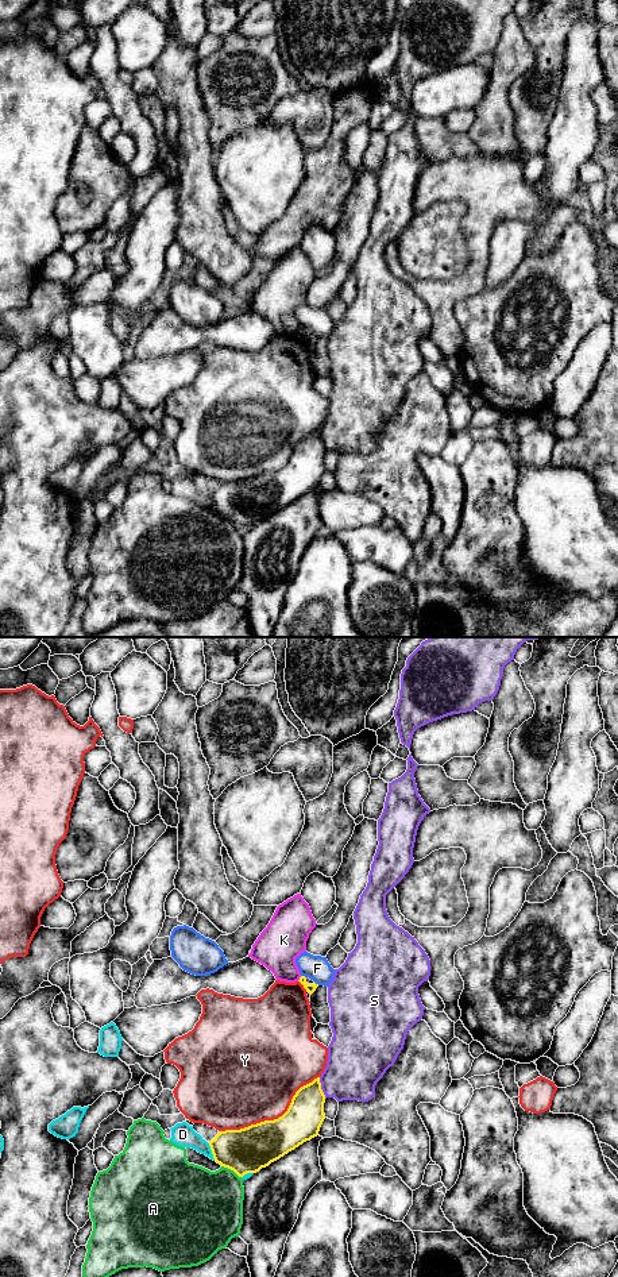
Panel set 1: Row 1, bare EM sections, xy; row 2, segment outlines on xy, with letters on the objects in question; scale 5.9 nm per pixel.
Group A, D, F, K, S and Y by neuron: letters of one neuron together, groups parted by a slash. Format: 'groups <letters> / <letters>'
groups A / D / F / K / S / Y

